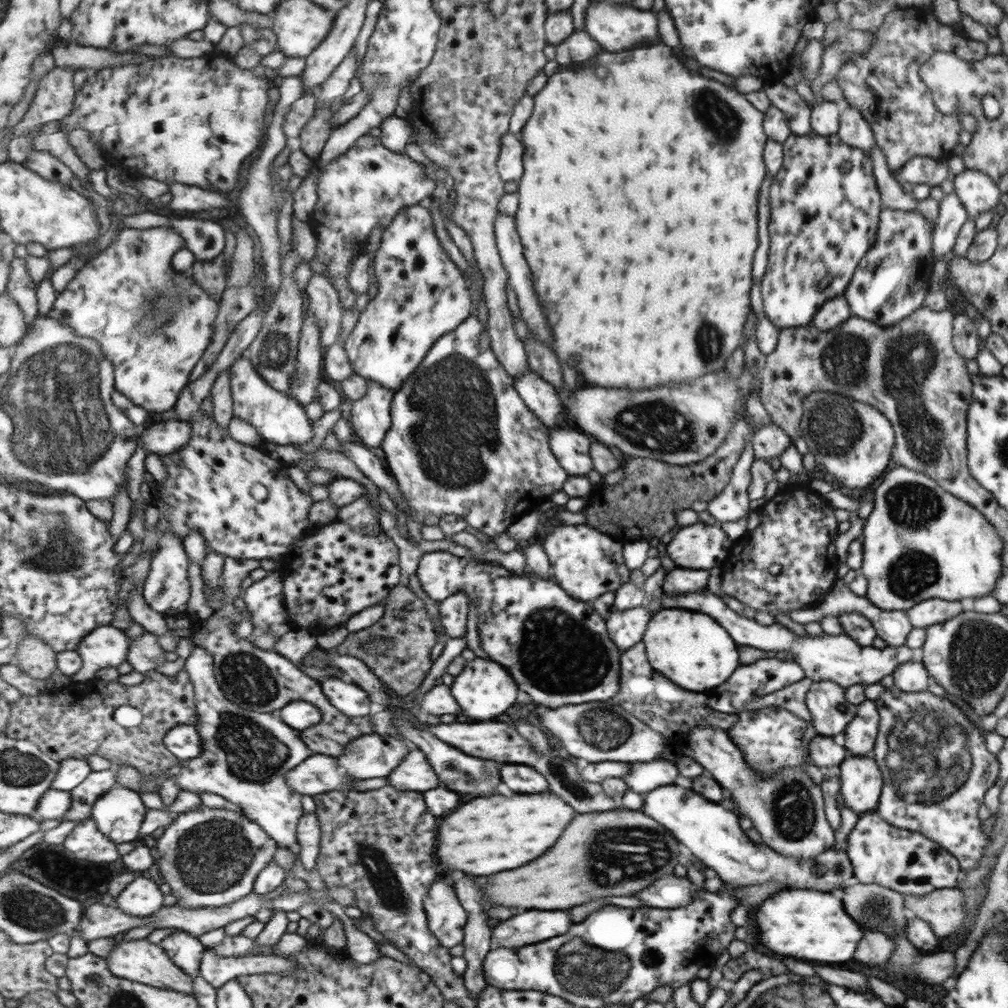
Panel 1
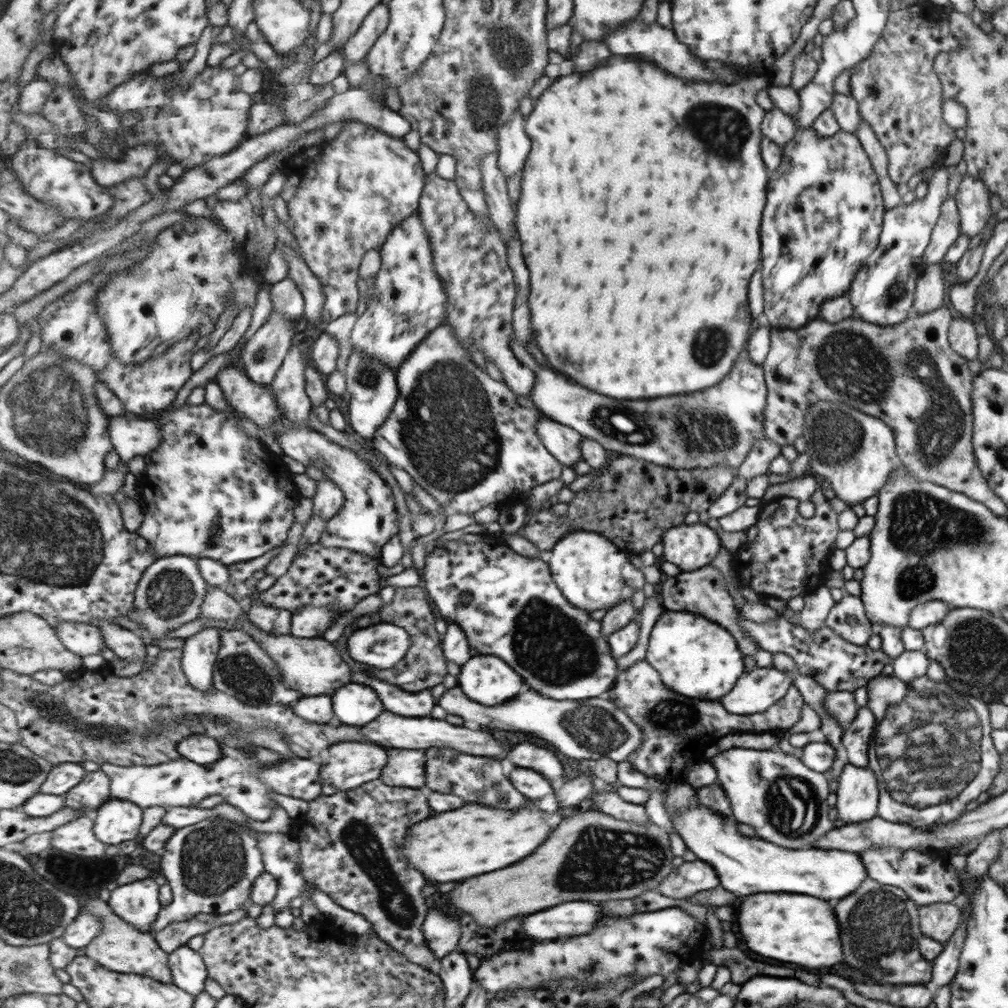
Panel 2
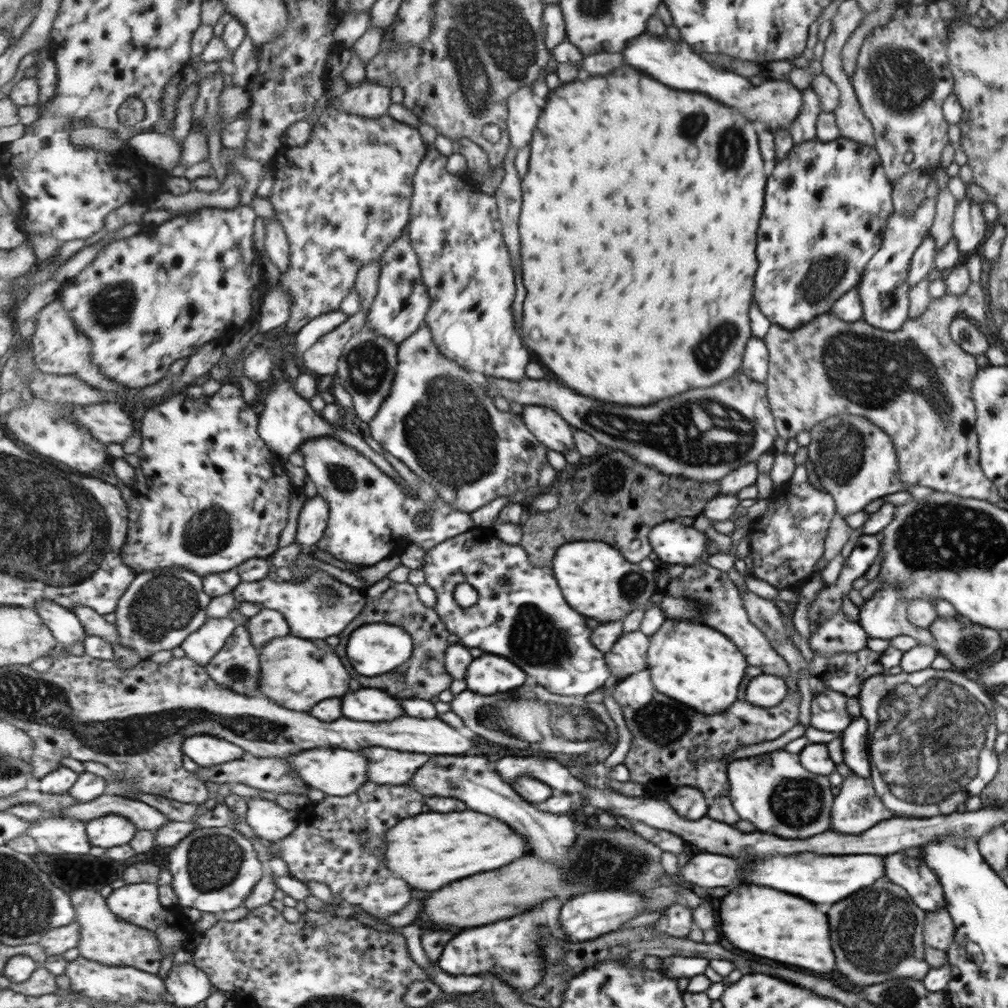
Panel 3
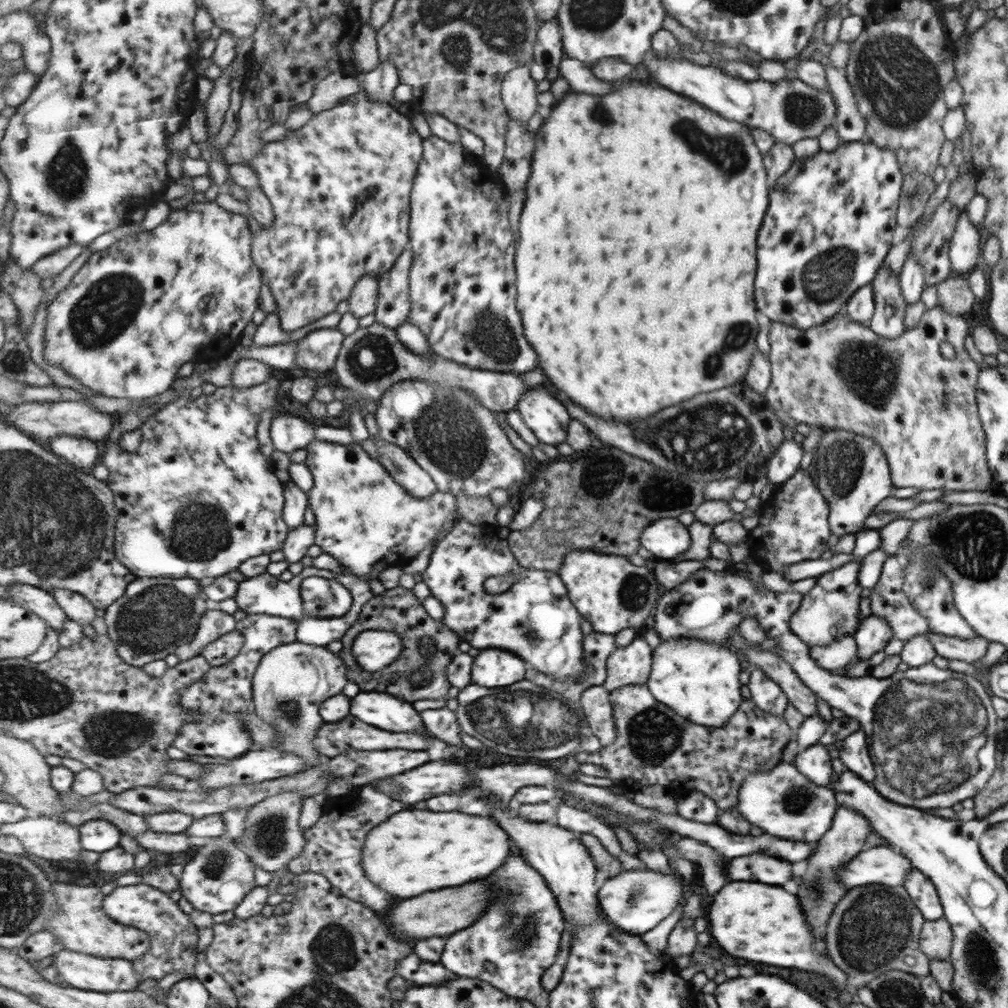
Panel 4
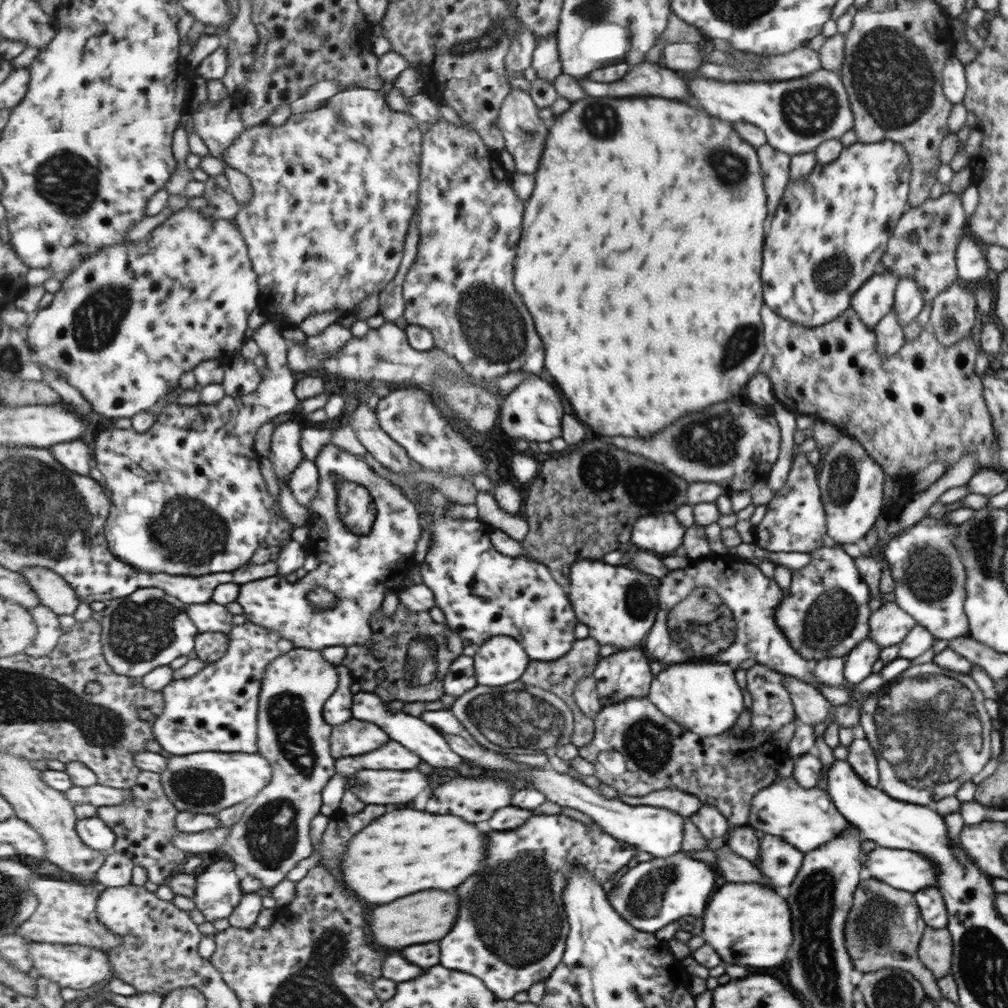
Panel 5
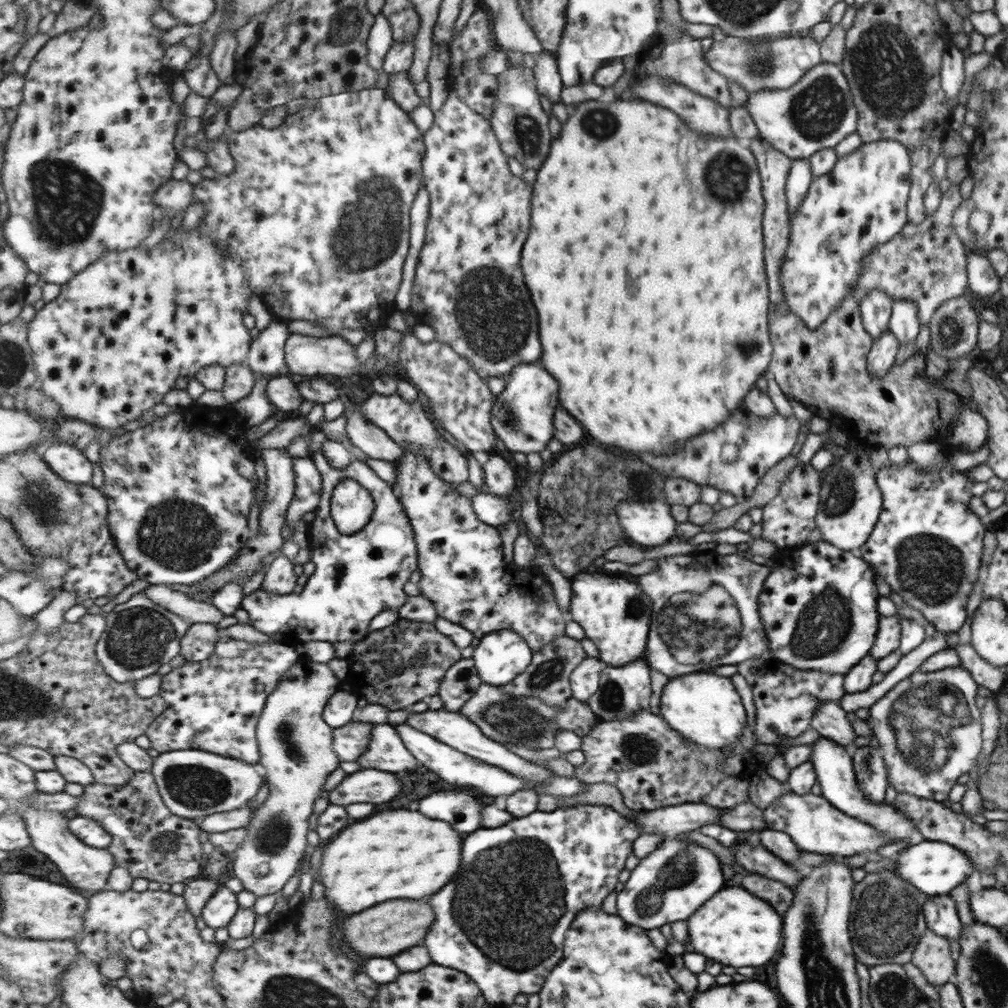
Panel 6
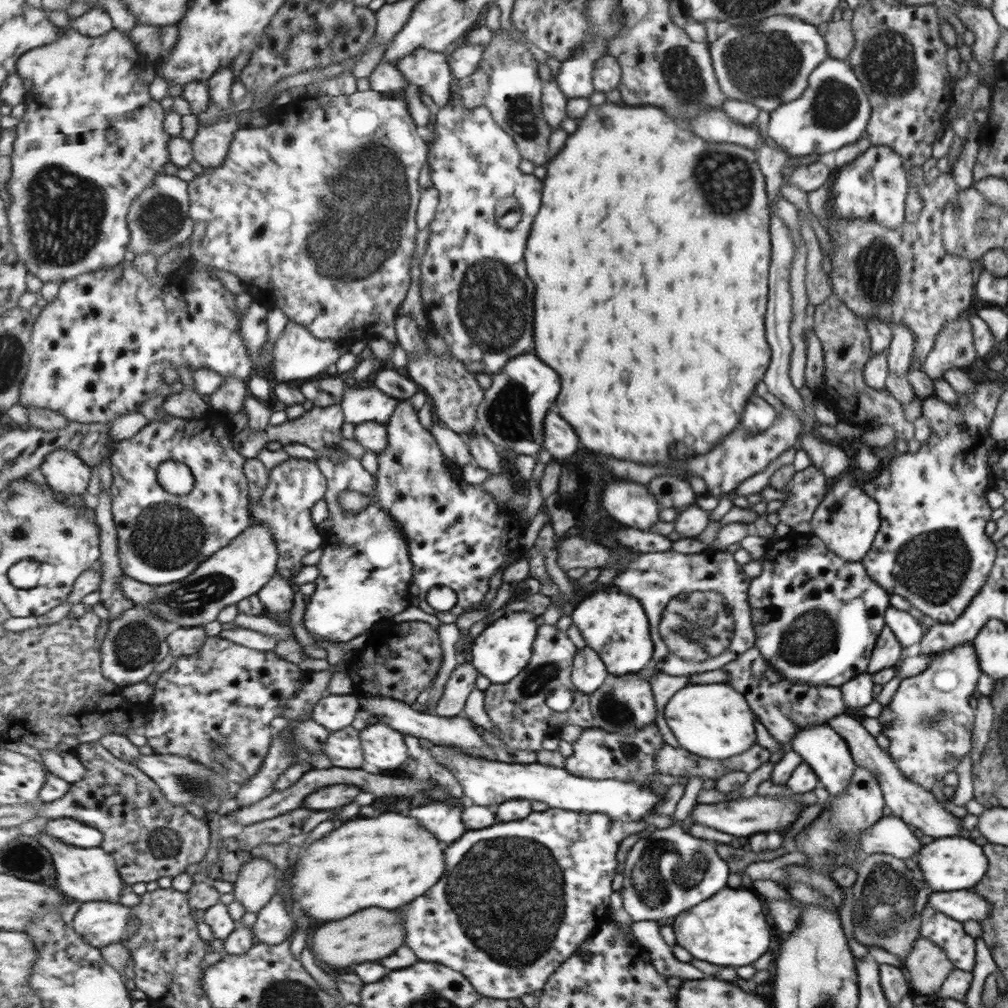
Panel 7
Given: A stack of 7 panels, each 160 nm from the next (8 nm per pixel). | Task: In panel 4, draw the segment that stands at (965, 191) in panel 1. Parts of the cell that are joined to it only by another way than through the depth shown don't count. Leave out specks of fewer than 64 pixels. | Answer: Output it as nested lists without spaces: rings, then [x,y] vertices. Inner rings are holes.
[[[964,212],[958,216],[954,235],[950,240],[950,264],[954,274],[963,274],[973,270],[979,258],[979,232],[969,220],[969,215]]]

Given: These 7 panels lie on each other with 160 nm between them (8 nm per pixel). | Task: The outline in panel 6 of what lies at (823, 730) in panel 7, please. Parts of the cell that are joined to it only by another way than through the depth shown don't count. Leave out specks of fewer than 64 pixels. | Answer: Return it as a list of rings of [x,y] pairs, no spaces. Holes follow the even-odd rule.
[[[820,737],[817,742],[811,744],[811,756],[809,761],[813,765],[813,770],[821,787],[821,795],[838,808],[841,812],[847,813],[847,816],[855,817],[857,820],[863,821],[876,828],[882,835],[889,837],[893,842],[898,842],[910,837],[910,844],[920,839],[917,834],[917,825],[905,816],[900,810],[892,805],[870,800],[863,794],[859,788],[858,782],[853,778],[853,769],[851,768],[851,756],[843,750],[841,745],[837,745],[834,741]]]

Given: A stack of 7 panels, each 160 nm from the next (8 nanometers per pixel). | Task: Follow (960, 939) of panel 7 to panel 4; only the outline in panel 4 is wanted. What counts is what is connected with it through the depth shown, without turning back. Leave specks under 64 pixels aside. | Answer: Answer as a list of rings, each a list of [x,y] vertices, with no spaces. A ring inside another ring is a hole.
[[[912,868],[904,879],[902,887],[925,920],[937,920],[942,917],[942,906],[938,901],[936,890],[924,874]]]

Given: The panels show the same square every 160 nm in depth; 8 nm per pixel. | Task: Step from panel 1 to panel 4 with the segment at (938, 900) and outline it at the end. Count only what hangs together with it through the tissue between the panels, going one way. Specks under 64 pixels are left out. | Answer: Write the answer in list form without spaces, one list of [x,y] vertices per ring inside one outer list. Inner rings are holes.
[[[943,917],[937,920],[925,920],[922,924],[919,947],[929,960],[948,959],[952,946],[953,932],[949,921]]]

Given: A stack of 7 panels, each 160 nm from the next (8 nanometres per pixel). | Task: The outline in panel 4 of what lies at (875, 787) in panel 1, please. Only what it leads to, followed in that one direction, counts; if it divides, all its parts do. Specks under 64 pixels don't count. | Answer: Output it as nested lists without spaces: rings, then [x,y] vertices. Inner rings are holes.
[[[844,805],[839,806],[834,812],[833,823],[822,838],[809,843],[809,846],[813,846],[813,854],[807,858],[805,870],[809,872],[803,872],[803,880],[807,880],[807,884],[801,884],[795,890],[795,896],[803,900],[803,908],[807,908],[807,920],[811,920],[811,928],[815,928],[815,936],[819,936],[819,940],[825,940],[827,920],[833,914],[835,904],[846,895],[847,890],[843,883],[840,883],[837,872],[844,863],[849,863],[859,855],[863,840],[869,833],[871,833],[869,820],[866,820],[857,809]]]

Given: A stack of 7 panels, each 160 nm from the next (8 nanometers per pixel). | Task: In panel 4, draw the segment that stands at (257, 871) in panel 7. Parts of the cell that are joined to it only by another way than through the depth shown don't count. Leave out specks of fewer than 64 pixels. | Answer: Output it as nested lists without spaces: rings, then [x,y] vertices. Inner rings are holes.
[[[297,640],[279,646],[263,658],[254,674],[253,705],[263,721],[279,730],[277,750],[299,755],[312,766],[320,764],[321,755],[313,743],[317,739],[319,728],[324,724],[320,714],[321,707],[327,699],[343,692],[347,682],[349,677],[346,661],[327,647],[305,644]],[[283,792],[250,807],[247,813],[245,834],[240,842],[237,840],[237,843],[250,854],[257,868],[276,874],[278,870],[288,868],[290,861],[305,851],[306,829],[301,828],[299,824],[303,802],[305,802],[305,796],[297,792]]]

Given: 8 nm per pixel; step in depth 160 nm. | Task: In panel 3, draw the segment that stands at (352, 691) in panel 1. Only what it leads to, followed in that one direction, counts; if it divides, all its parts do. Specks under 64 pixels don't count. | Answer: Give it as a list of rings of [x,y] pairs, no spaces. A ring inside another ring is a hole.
[[[361,688],[351,692],[343,700],[343,714],[351,720],[383,722],[403,716],[403,706],[391,694],[377,688]]]

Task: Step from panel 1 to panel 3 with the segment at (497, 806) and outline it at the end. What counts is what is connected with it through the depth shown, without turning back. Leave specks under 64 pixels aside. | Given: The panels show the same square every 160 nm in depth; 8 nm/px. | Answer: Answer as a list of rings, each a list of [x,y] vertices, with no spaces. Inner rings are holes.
[[[429,812],[403,820],[387,841],[387,868],[417,890],[439,890],[455,880],[503,868],[525,856],[527,840],[505,822],[481,812]]]

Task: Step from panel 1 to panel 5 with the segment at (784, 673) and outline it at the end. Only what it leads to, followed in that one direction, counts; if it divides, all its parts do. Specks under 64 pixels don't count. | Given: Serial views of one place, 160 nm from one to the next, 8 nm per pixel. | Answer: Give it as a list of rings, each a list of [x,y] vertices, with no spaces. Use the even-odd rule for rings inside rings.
[[[757,663],[744,671],[752,700],[750,729],[776,732],[785,724],[795,723],[794,706],[782,685],[783,674]]]

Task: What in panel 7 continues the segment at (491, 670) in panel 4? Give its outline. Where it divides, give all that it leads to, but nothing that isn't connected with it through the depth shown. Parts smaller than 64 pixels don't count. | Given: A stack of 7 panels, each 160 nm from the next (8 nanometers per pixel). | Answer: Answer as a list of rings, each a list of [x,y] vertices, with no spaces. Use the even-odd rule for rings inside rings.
[[[515,611],[500,616],[471,642],[471,662],[492,683],[510,683],[531,662],[540,625],[540,617],[527,611]]]

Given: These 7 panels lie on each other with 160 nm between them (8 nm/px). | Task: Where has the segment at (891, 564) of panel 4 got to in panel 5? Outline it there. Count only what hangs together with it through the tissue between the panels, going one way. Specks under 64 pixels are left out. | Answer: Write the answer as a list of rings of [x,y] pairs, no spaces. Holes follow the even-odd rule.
[[[891,601],[883,603],[876,610],[870,612],[870,631],[868,632],[868,636],[873,637],[873,641],[879,647],[898,645],[905,638],[907,632],[910,631],[910,628],[913,628],[915,625],[914,617],[903,612],[902,607],[898,605],[897,601]]]

